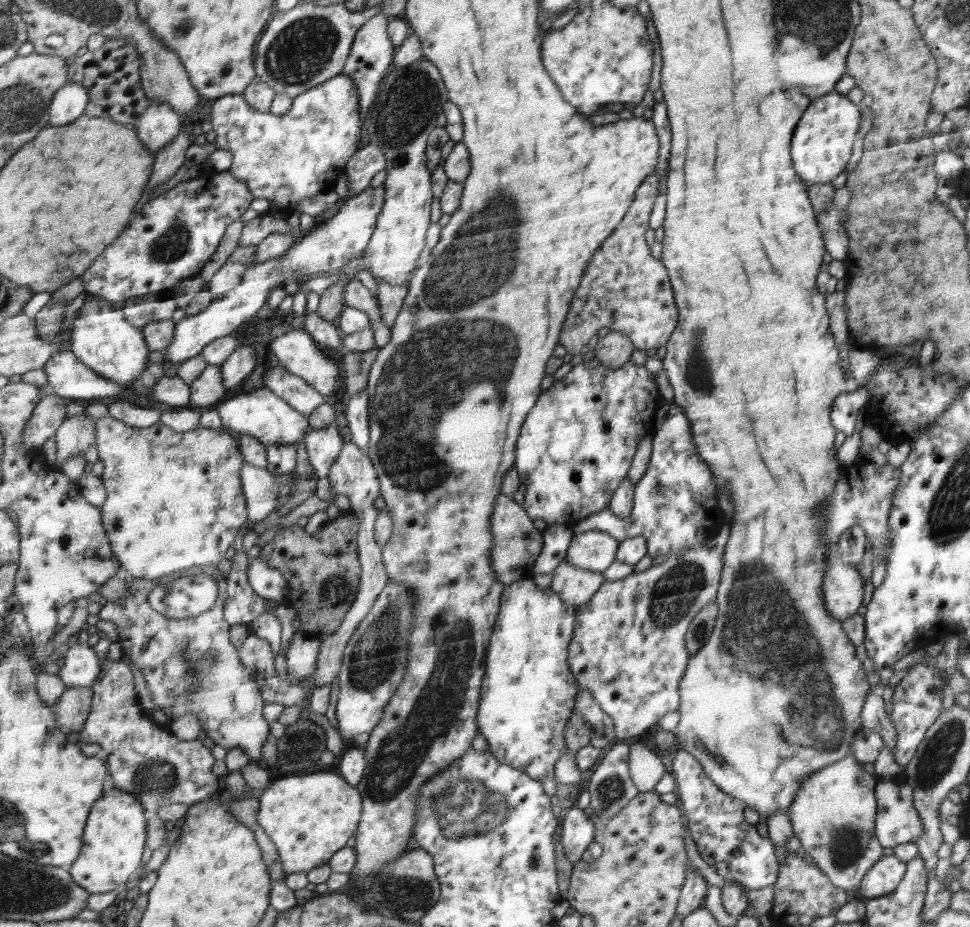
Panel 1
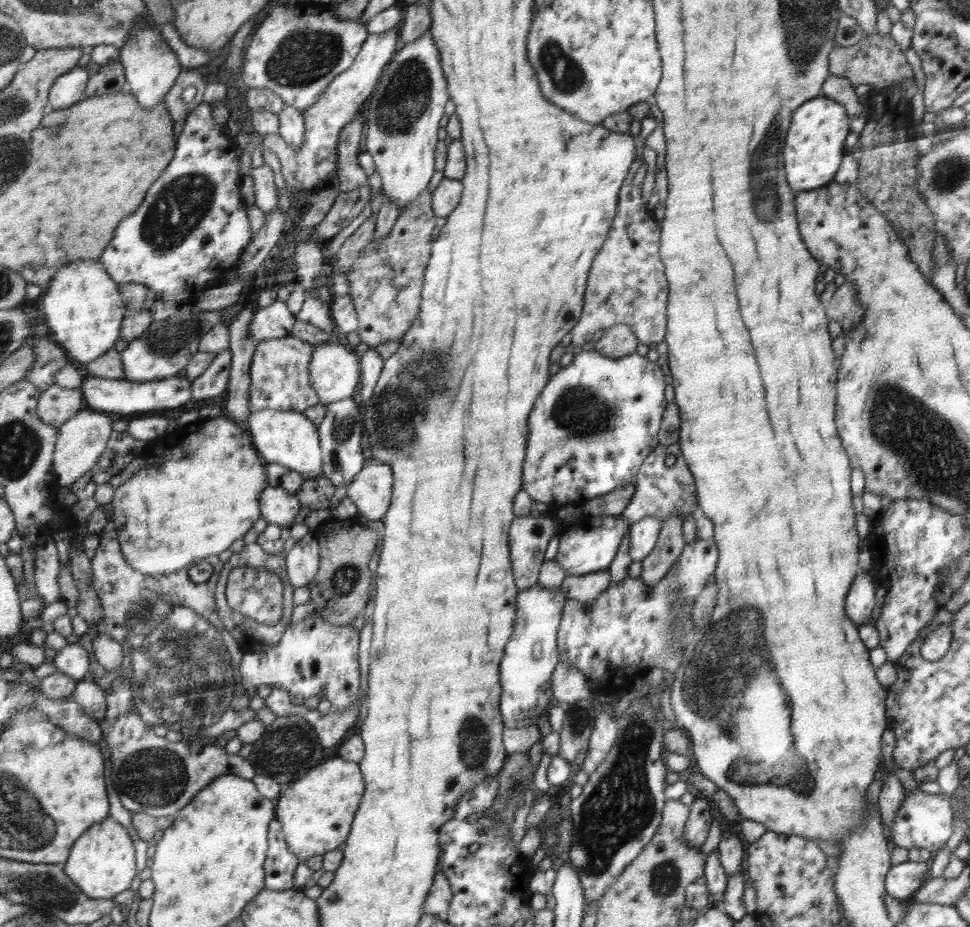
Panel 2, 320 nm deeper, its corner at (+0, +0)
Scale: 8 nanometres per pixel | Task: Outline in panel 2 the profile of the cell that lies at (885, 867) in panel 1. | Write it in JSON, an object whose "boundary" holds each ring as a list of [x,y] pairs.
{"boundary":[[[910,860],[892,865],[885,878],[886,892],[895,899],[911,898],[929,879],[930,865]]]}

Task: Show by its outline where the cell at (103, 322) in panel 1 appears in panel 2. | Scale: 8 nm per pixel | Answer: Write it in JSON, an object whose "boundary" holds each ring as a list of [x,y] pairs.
{"boundary":[[[98,260],[72,262],[72,266],[58,270],[40,296],[39,305],[43,314],[47,314],[48,327],[53,337],[80,368],[110,352],[116,340],[122,336],[127,306],[120,284]]]}

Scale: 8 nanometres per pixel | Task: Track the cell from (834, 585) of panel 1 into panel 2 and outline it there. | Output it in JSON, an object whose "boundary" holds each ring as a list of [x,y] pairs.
{"boundary":[[[856,575],[846,596],[845,612],[857,626],[870,622],[876,602],[873,580],[870,575]]]}

